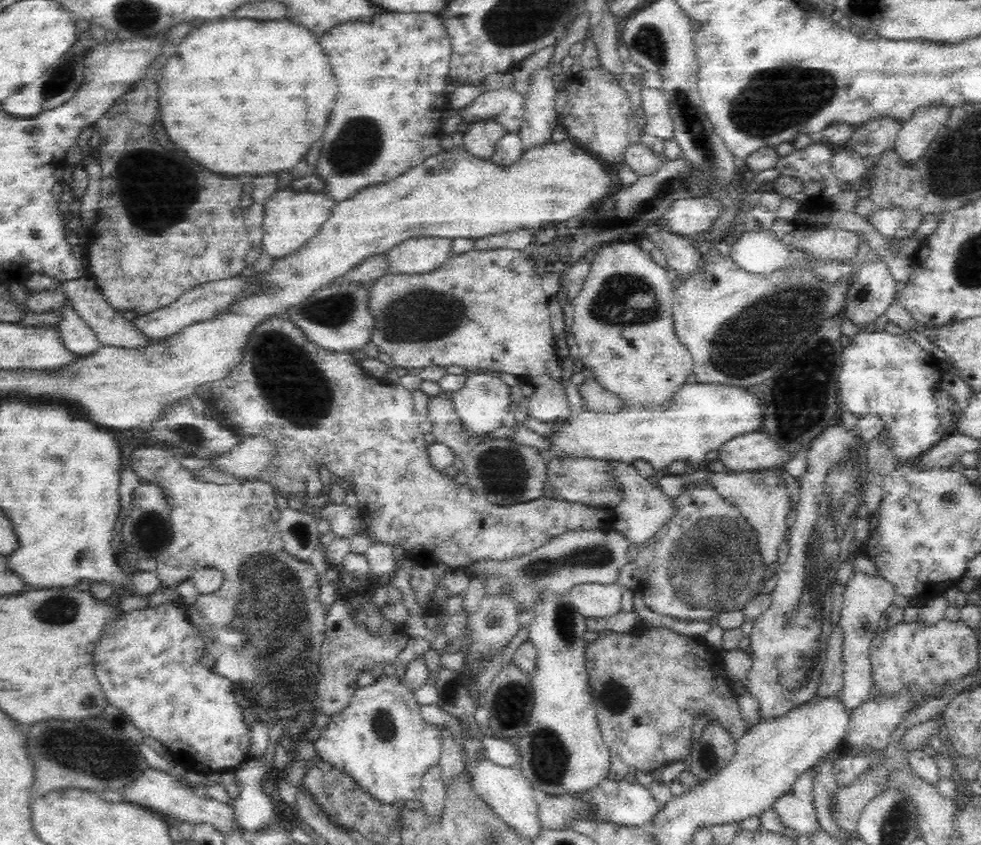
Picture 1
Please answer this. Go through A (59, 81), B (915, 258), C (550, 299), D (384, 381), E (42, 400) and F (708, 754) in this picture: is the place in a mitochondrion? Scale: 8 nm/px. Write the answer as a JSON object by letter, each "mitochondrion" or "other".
{"A":"mitochondrion","B":"other","C":"other","D":"other","E":"other","F":"mitochondrion"}

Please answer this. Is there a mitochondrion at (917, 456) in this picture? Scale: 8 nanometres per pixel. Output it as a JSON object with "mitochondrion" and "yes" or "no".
{"mitochondrion":"no"}

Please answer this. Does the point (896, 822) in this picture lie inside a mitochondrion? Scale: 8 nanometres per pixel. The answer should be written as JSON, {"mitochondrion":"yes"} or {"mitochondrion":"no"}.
{"mitochondrion":"yes"}

